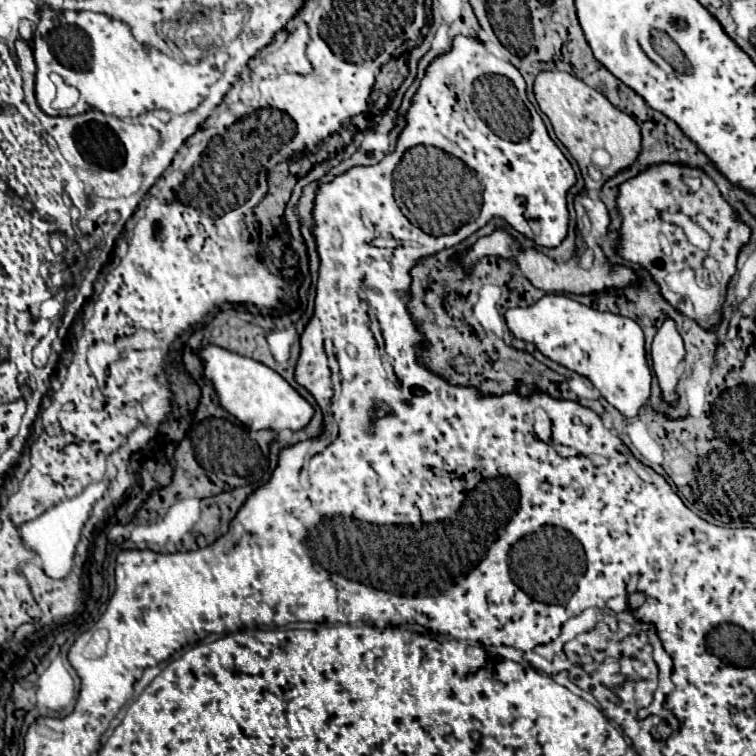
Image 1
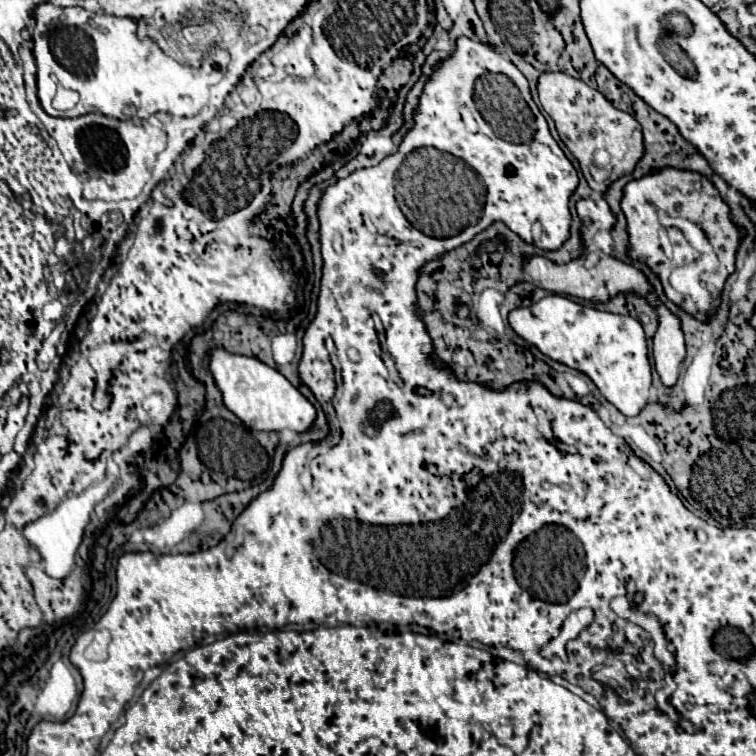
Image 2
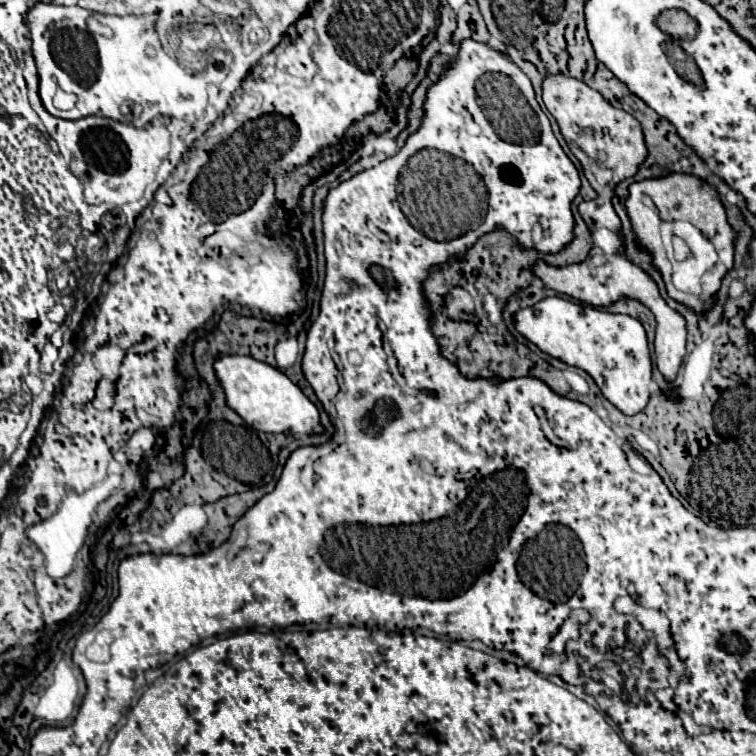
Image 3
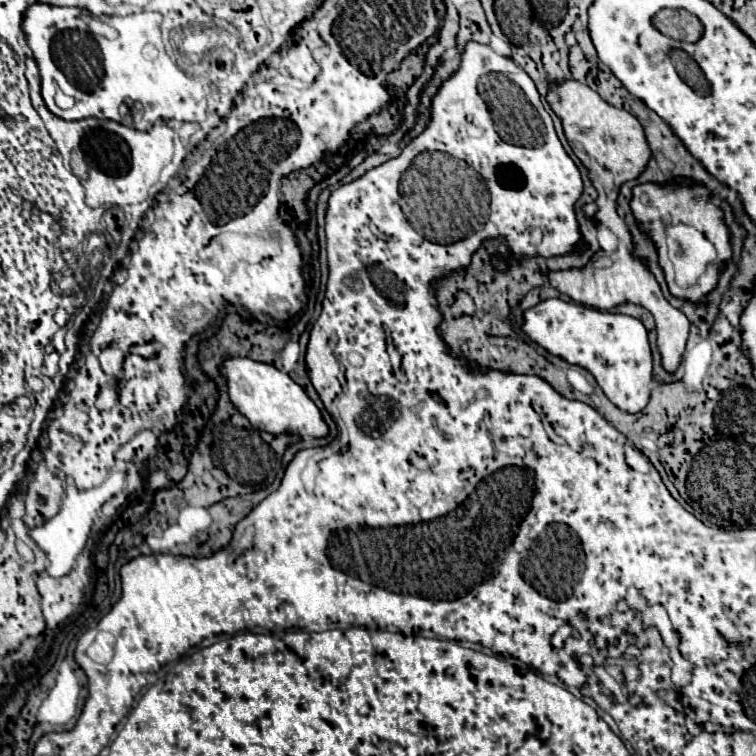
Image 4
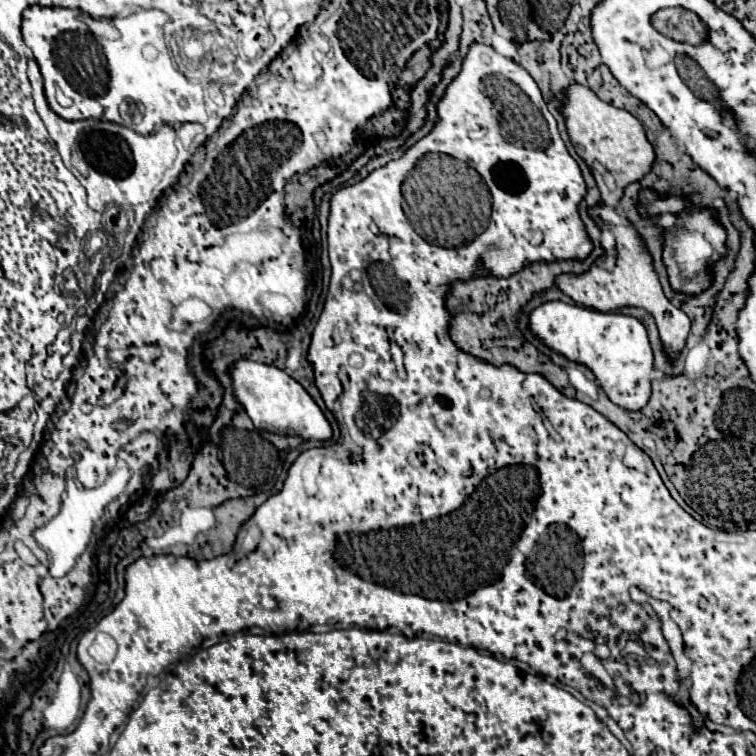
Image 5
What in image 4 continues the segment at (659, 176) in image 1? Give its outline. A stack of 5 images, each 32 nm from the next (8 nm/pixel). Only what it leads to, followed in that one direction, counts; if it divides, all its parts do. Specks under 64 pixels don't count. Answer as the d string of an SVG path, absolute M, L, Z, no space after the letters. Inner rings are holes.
M684 180L684 188L680 188L680 192L660 192L660 188L656 188L656 184L640 184L640 186L634 188L634 198L632 198L632 202L630 202L632 212L634 212L634 216L638 218L642 230L650 232L652 240L656 242L658 252L660 252L660 264L662 264L662 268L664 268L664 272L666 272L666 280L668 280L670 290L672 290L674 296L680 296L680 288L674 284L672 264L666 262L666 260L668 260L668 250L666 250L666 244L664 244L664 226L660 224L660 220L662 220L664 216L670 216L676 224L678 224L678 222L680 222L680 224L688 224L688 226L694 226L696 230L704 232L704 236L706 236L712 244L718 246L718 258L720 258L720 262L726 262L726 260L730 258L730 254L732 254L732 252L730 252L730 240L728 240L730 234L728 234L728 228L726 228L726 224L724 224L724 220L722 220L722 210L720 210L718 206L714 206L712 202L704 200L704 196L706 196L704 188L696 188L696 186L690 188L690 184L688 184L686 180Z

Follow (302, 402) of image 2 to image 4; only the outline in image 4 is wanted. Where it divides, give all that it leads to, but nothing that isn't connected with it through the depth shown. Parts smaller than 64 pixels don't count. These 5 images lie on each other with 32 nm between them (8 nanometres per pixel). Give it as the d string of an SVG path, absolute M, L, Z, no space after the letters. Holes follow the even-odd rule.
M232 358L224 362L222 374L228 380L232 404L252 422L256 430L272 434L286 432L302 438L326 438L330 434L318 406L308 398L304 388L296 384L286 372L264 362L254 362L250 358Z

